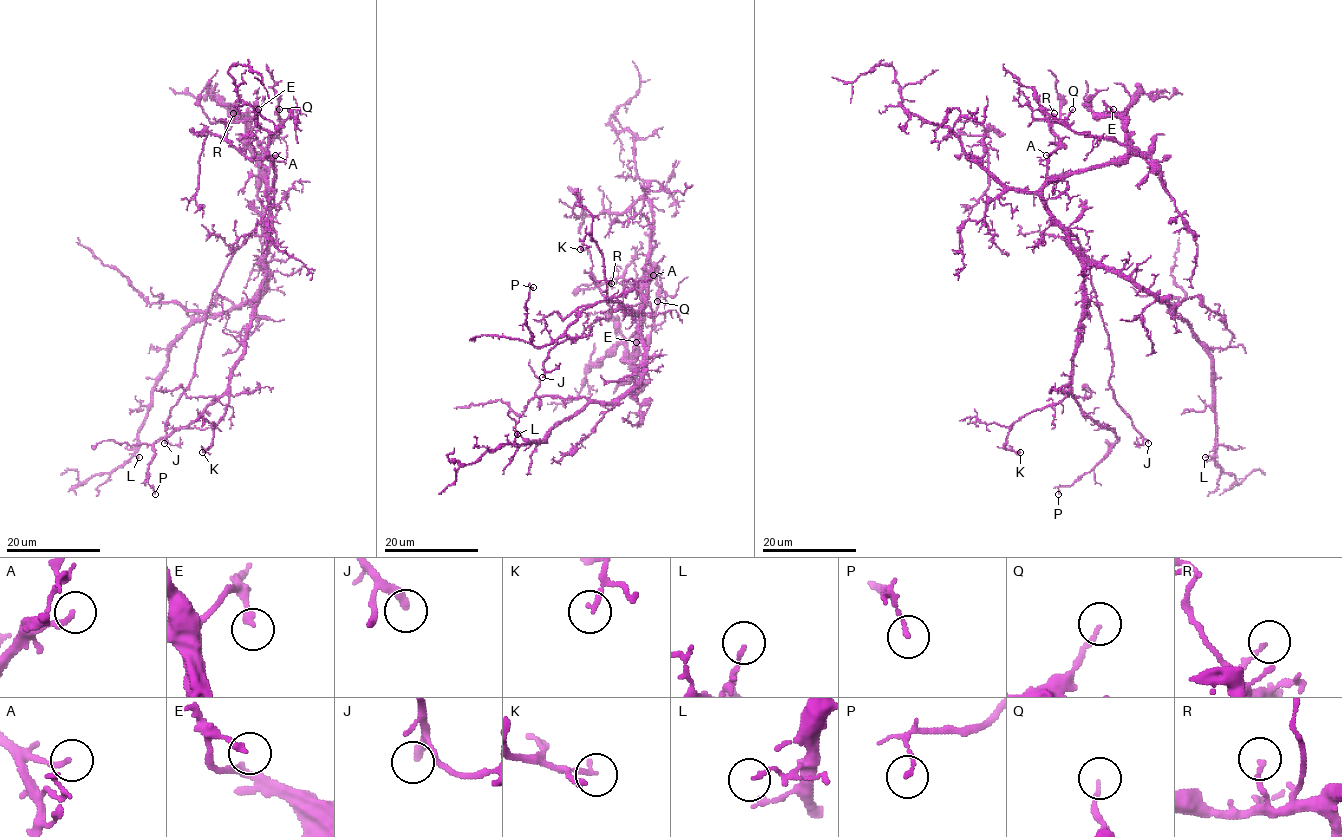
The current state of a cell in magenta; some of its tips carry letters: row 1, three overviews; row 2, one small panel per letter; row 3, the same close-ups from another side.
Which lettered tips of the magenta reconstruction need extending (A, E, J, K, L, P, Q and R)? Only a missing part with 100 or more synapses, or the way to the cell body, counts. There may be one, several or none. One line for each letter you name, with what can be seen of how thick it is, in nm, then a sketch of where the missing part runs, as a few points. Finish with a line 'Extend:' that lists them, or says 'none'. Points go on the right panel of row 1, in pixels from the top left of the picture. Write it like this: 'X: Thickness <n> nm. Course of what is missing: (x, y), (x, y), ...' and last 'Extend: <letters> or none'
J: Thickness 300 nm. Course of what is missing: (1148, 443), (1194, 488), (1203, 488), (1227, 478), (1267, 445), (1301, 430), (1306, 425), (1303, 424)
Extend: J

